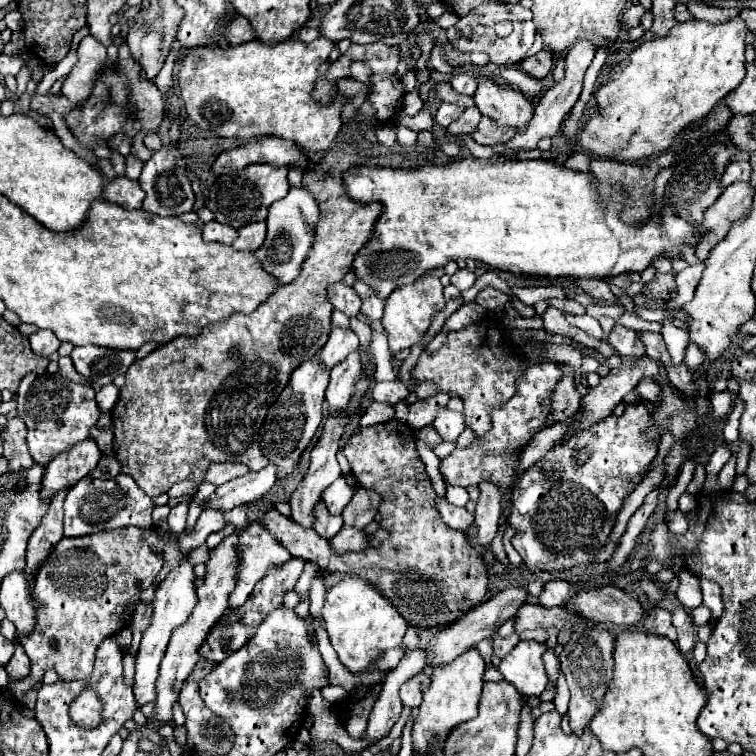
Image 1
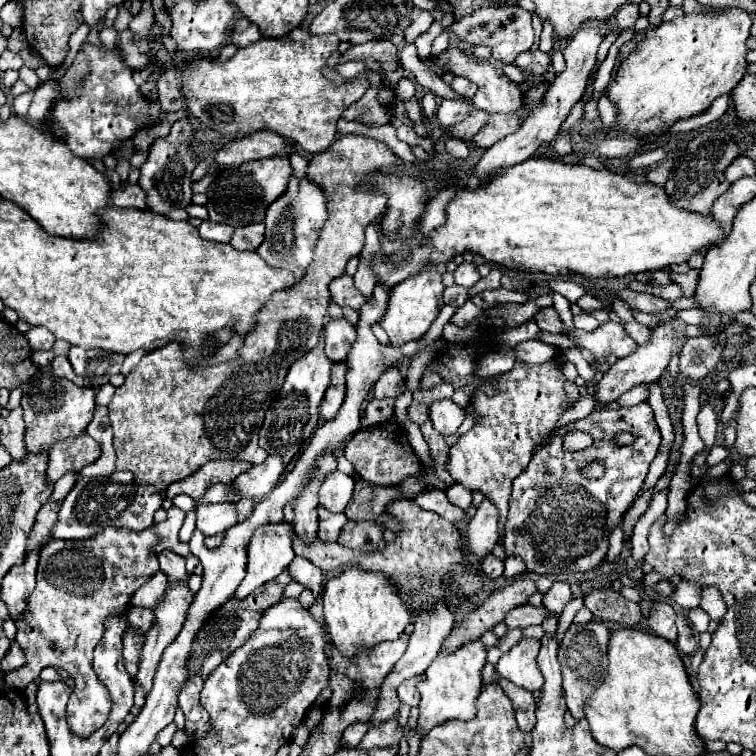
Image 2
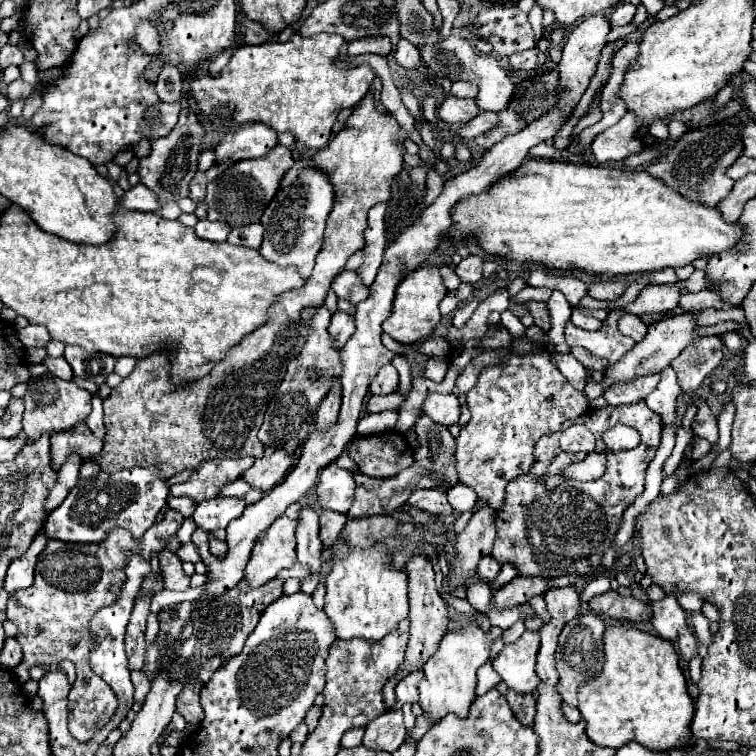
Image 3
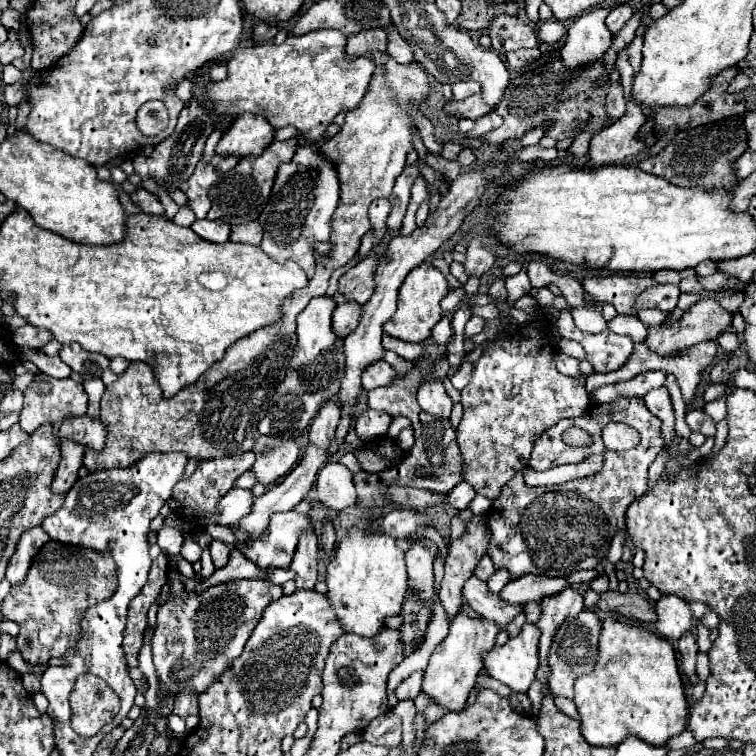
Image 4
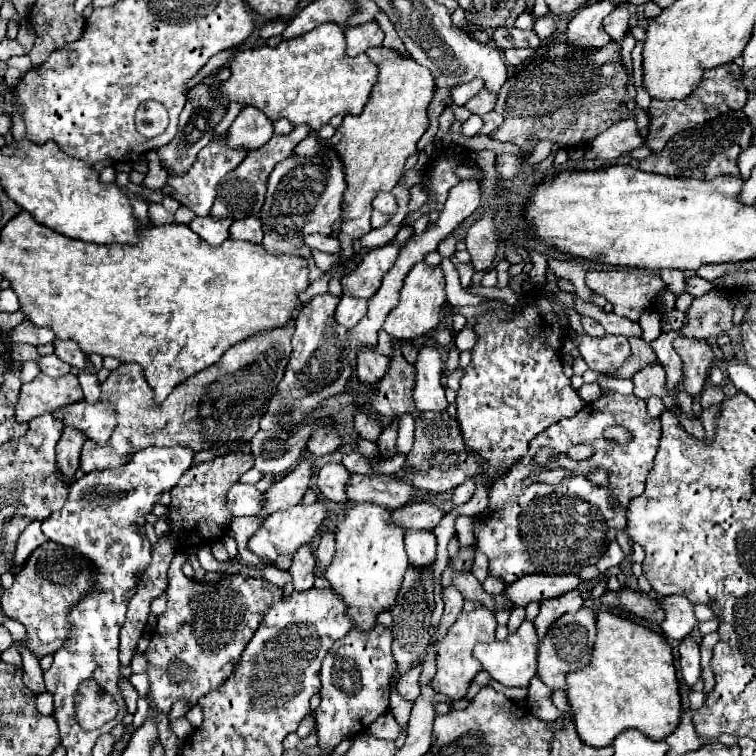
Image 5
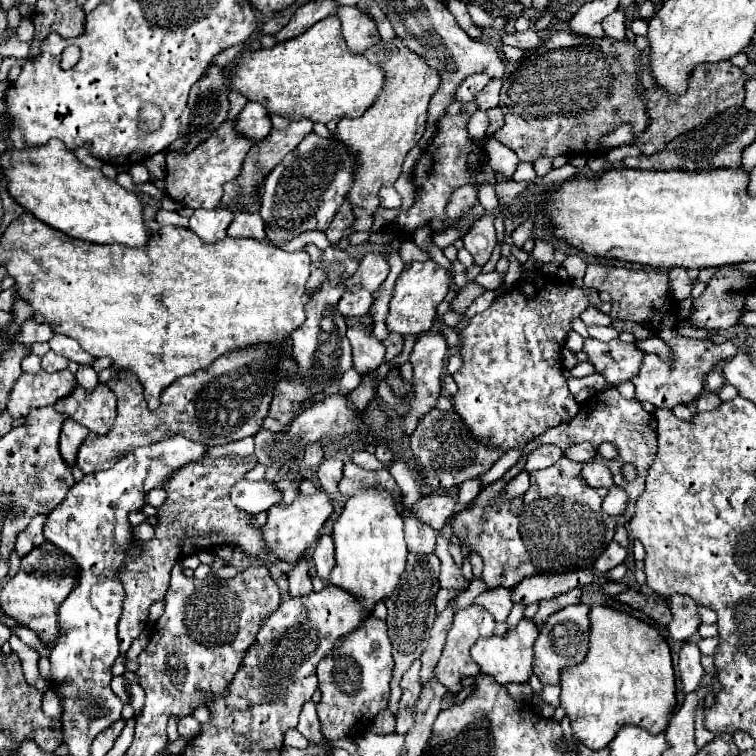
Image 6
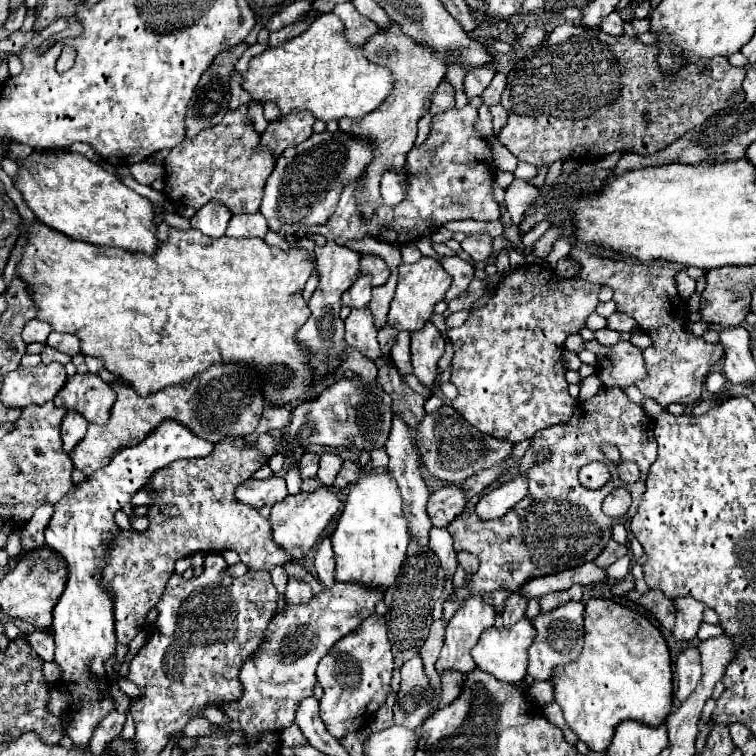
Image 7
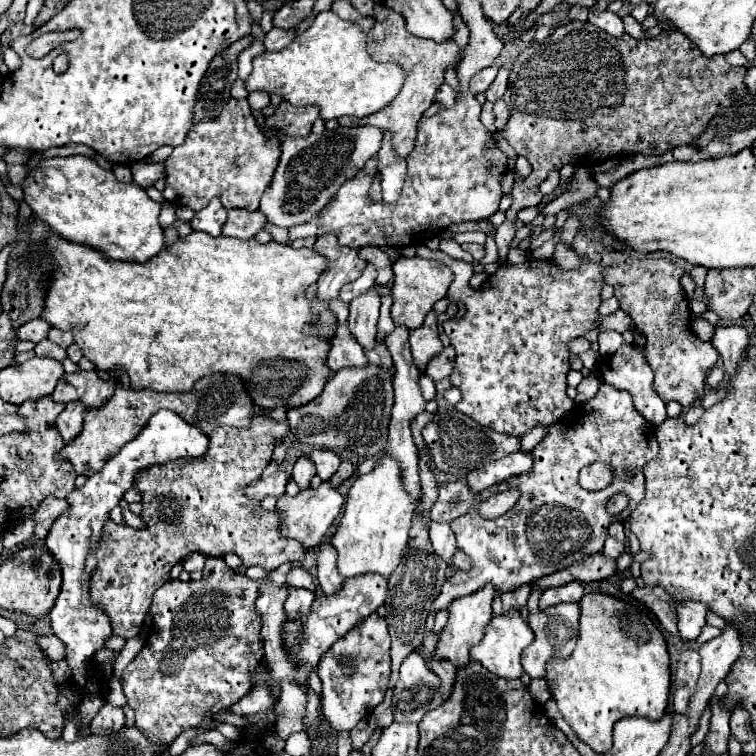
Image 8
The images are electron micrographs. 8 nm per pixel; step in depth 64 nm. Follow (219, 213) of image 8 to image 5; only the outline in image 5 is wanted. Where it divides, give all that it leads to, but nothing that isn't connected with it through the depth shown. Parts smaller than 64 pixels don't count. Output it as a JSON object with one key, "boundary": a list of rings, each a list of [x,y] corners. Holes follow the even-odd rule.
{"boundary":[[[196,216],[188,226],[202,240],[206,240],[212,246],[218,246],[218,244],[222,244],[228,238],[230,224],[232,224],[230,220],[218,220],[216,216],[202,216],[202,218]]]}

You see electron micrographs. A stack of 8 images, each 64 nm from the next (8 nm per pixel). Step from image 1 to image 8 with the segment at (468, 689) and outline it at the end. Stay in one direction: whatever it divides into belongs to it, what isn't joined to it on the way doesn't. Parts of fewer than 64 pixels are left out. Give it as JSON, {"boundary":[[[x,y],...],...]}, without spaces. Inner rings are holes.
{"boundary":[[[486,584],[484,588],[480,588],[478,592],[472,592],[468,596],[462,596],[462,598],[456,598],[450,606],[448,606],[448,624],[444,626],[444,630],[440,632],[440,638],[438,638],[438,648],[436,648],[436,658],[446,658],[450,660],[452,664],[458,664],[458,666],[464,666],[470,656],[468,656],[468,650],[470,646],[478,644],[482,640],[482,634],[484,634],[484,628],[488,626],[490,618],[492,618],[492,600],[496,596],[496,590],[492,584]]]}

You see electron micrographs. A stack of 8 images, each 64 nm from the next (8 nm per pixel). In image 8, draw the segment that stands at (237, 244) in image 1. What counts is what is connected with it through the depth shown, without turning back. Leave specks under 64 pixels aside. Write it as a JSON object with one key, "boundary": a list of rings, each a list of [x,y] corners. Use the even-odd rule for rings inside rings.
{"boundary":[[[234,208],[228,210],[228,220],[222,226],[222,234],[226,236],[234,236],[234,238],[252,238],[256,232],[262,230],[266,222],[266,216],[262,216],[262,212],[246,212],[244,208]]]}

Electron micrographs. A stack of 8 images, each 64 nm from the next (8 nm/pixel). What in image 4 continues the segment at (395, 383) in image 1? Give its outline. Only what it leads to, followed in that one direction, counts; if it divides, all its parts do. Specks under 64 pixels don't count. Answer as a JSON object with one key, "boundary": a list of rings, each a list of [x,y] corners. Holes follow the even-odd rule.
{"boundary":[[[378,360],[376,364],[370,364],[370,368],[366,368],[366,372],[362,372],[362,386],[366,390],[378,388],[378,386],[386,386],[394,378],[394,374],[396,372],[388,362]]]}

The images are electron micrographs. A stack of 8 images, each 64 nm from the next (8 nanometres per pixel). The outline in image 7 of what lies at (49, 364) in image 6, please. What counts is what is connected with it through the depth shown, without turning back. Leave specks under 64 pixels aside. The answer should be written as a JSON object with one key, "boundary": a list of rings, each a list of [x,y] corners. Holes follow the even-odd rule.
{"boundary":[[[48,344],[44,346],[44,350],[42,350],[40,358],[42,358],[42,362],[44,362],[44,364],[50,364],[50,362],[60,362],[60,364],[66,364],[66,362],[70,362],[70,356],[66,356],[66,354],[58,352],[56,348],[50,348]]]}

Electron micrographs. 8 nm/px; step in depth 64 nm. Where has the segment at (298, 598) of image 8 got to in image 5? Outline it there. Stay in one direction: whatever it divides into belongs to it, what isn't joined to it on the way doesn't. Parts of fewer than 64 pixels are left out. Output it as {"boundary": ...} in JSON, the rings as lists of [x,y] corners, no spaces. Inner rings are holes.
{"boundary":[[[306,544],[294,554],[294,562],[288,570],[292,574],[292,584],[294,584],[296,592],[306,592],[306,590],[312,588],[312,584],[314,584],[314,566],[316,566],[316,558],[312,554],[310,544]]]}

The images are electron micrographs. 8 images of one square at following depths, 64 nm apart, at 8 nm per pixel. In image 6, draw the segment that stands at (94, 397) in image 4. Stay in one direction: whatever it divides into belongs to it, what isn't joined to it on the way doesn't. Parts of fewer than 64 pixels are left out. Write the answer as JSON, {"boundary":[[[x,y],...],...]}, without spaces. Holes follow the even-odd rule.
{"boundary":[[[78,364],[78,372],[76,372],[76,380],[78,384],[82,384],[86,390],[92,390],[98,382],[98,374],[92,368],[86,368],[86,364]]]}

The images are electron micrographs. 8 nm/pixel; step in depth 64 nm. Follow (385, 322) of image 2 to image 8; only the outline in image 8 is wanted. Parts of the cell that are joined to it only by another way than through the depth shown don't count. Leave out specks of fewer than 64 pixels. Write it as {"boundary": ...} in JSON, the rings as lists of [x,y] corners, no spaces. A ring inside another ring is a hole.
{"boundary":[[[400,256],[394,262],[394,284],[392,284],[392,320],[396,326],[408,326],[408,328],[418,328],[424,322],[424,316],[432,310],[432,306],[446,296],[448,286],[452,284],[454,274],[452,270],[438,262],[438,260],[428,260],[428,258],[406,258]]]}

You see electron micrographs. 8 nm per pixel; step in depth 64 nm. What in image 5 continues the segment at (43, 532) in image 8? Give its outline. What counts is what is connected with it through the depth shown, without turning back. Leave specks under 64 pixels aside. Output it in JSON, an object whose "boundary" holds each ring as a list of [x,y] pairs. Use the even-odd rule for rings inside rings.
{"boundary":[[[34,520],[22,534],[20,534],[20,538],[18,538],[18,546],[16,546],[16,552],[14,552],[14,564],[16,564],[16,568],[22,568],[22,564],[26,562],[26,558],[40,546],[40,544],[44,544],[48,538],[42,534],[42,530],[40,530],[40,522],[38,520]]]}

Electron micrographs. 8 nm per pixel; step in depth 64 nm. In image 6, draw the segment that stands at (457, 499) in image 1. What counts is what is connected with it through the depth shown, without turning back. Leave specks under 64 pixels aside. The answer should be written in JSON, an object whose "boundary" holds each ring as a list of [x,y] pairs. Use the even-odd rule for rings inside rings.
{"boundary":[[[470,478],[470,480],[466,480],[466,482],[460,486],[460,490],[458,490],[458,500],[460,500],[462,504],[468,504],[468,502],[472,502],[478,494],[480,494],[480,480],[478,480],[478,478]]]}

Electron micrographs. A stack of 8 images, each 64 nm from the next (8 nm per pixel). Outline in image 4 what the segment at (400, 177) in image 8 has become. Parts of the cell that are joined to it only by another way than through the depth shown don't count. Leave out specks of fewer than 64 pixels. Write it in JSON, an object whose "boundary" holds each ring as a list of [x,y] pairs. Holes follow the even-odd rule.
{"boundary":[[[378,198],[378,200],[374,200],[370,204],[368,214],[370,214],[372,232],[374,232],[376,240],[380,240],[384,236],[384,232],[386,232],[386,218],[388,218],[390,210],[392,210],[392,204],[390,204],[388,198]]]}

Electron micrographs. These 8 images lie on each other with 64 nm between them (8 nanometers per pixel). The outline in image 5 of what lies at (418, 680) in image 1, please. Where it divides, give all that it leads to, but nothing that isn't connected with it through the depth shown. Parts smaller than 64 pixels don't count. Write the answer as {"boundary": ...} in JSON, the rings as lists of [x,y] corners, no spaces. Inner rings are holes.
{"boundary":[[[414,666],[412,670],[408,670],[408,672],[398,680],[396,688],[398,688],[398,692],[400,692],[402,698],[406,698],[406,700],[410,700],[410,702],[414,702],[414,700],[418,698],[418,694],[420,694],[420,686],[418,686],[418,676],[420,676],[420,672],[422,672],[422,668],[420,668],[420,666]]]}

